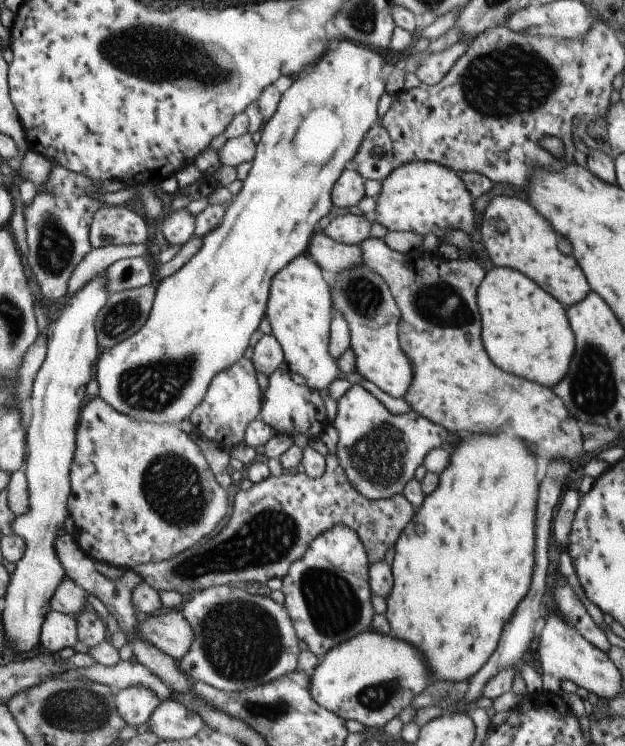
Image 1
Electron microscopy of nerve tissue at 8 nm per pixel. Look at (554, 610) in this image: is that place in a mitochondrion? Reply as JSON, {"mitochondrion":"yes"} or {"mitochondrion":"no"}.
{"mitochondrion":"no"}

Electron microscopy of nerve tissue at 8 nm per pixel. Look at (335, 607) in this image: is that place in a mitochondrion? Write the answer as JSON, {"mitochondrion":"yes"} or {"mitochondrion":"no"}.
{"mitochondrion":"yes"}

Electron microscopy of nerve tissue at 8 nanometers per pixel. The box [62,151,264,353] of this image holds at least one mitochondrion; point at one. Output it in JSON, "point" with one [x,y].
{"point":[126,314]}

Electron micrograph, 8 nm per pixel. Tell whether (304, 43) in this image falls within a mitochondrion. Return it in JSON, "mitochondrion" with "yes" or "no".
{"mitochondrion":"no"}

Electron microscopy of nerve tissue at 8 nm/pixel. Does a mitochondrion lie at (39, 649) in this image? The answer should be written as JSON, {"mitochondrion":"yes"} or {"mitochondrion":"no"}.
{"mitochondrion":"no"}

